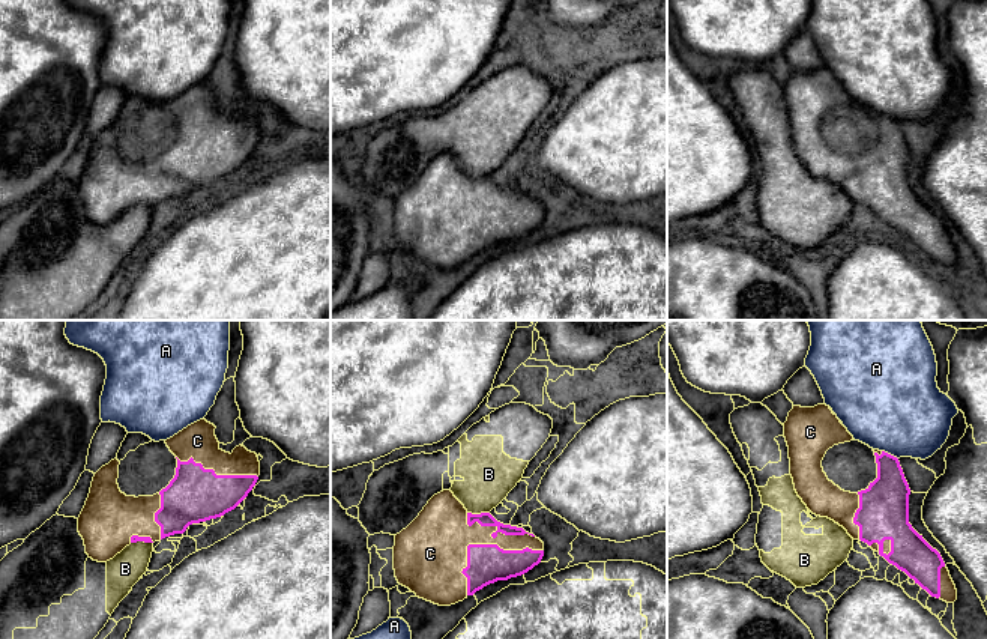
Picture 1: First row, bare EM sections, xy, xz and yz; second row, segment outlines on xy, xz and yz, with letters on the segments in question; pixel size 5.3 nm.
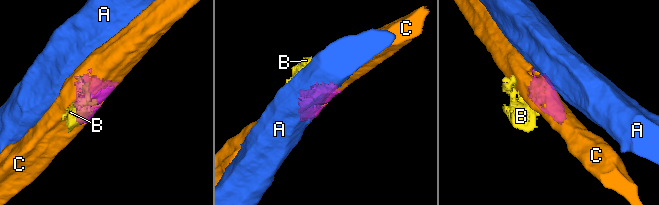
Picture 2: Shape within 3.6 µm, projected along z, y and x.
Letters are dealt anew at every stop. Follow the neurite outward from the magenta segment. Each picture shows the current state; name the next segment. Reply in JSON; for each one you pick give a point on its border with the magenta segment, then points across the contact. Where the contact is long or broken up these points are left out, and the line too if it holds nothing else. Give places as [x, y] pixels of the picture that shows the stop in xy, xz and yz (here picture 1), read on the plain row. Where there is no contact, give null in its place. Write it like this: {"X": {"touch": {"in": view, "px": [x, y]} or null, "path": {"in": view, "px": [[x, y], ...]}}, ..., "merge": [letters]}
{"C": {"touch": {"in": "xz", "px": [481, 208]}}, "merge": ["C"]}

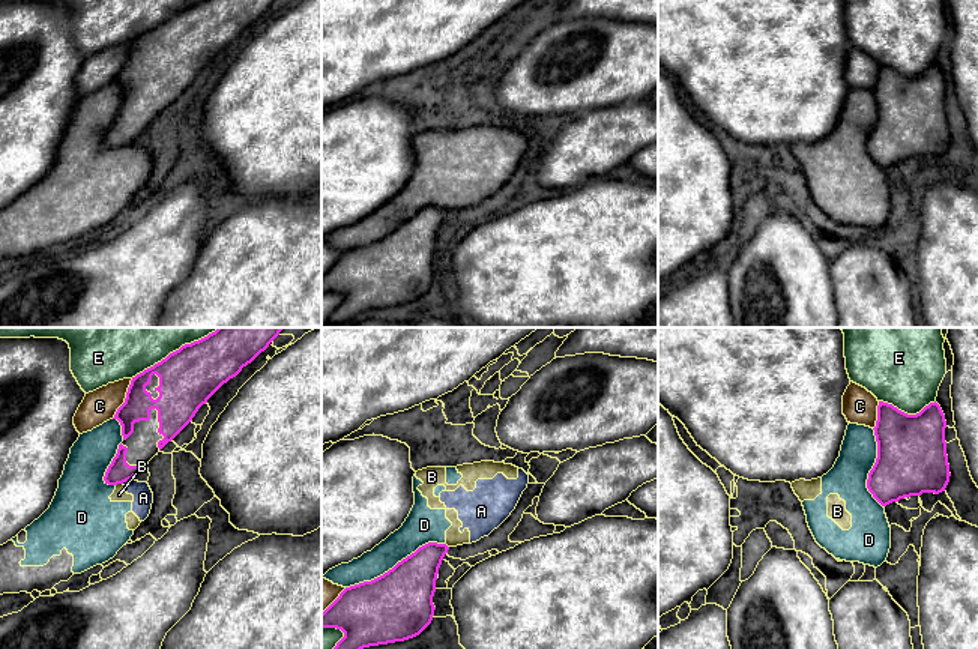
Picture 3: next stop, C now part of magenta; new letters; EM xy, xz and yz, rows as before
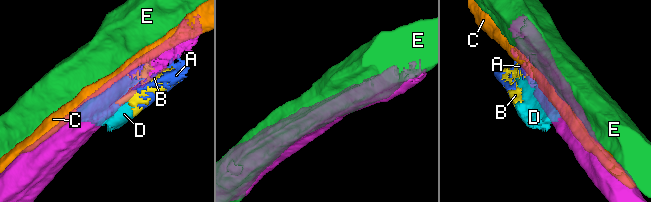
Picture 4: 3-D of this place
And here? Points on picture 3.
{"merge": []}

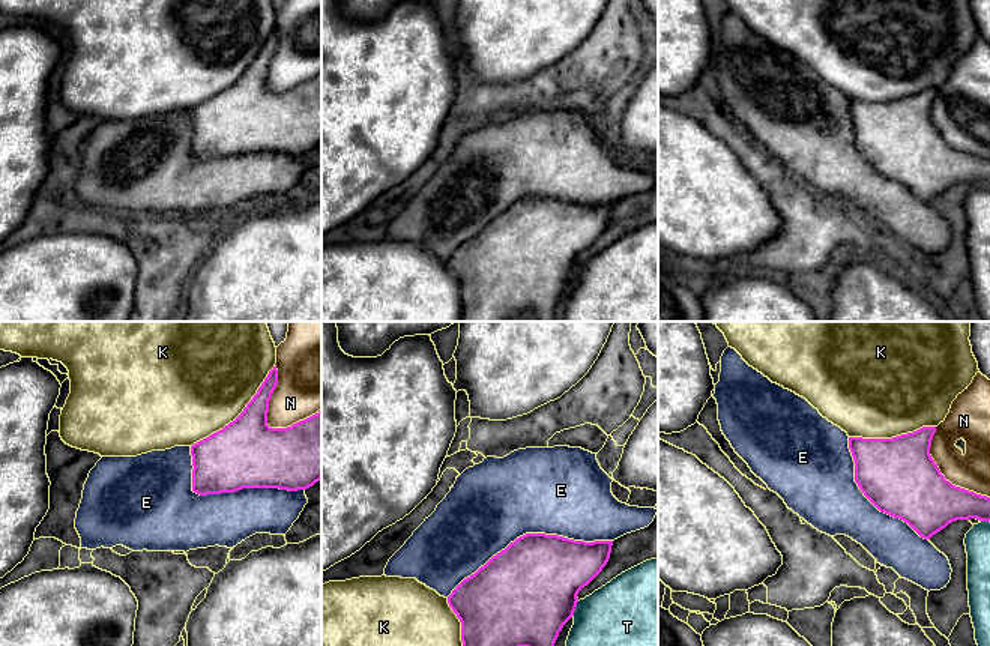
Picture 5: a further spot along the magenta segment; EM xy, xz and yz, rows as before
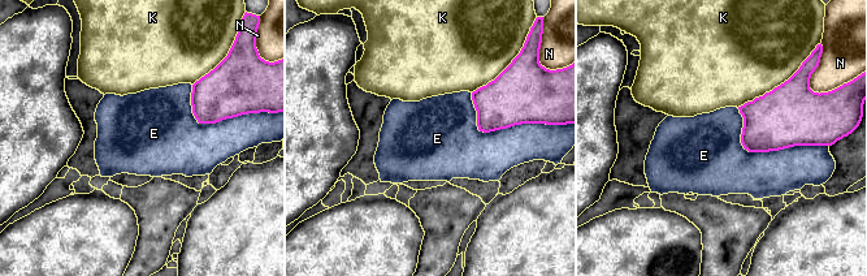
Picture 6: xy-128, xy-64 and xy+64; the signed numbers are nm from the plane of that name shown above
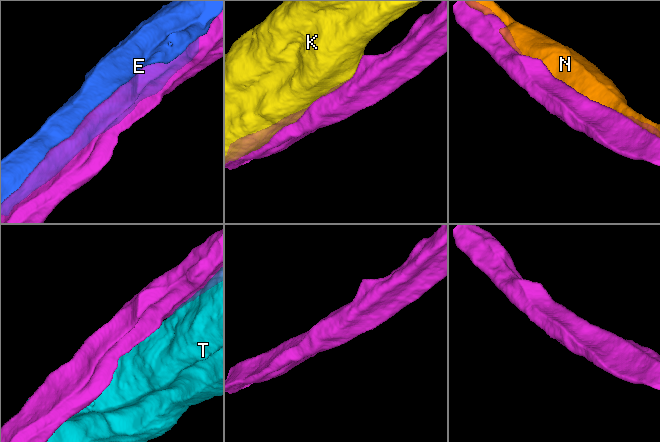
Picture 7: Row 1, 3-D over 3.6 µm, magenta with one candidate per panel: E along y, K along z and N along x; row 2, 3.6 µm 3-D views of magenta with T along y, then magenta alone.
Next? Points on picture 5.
{"merge": []}

